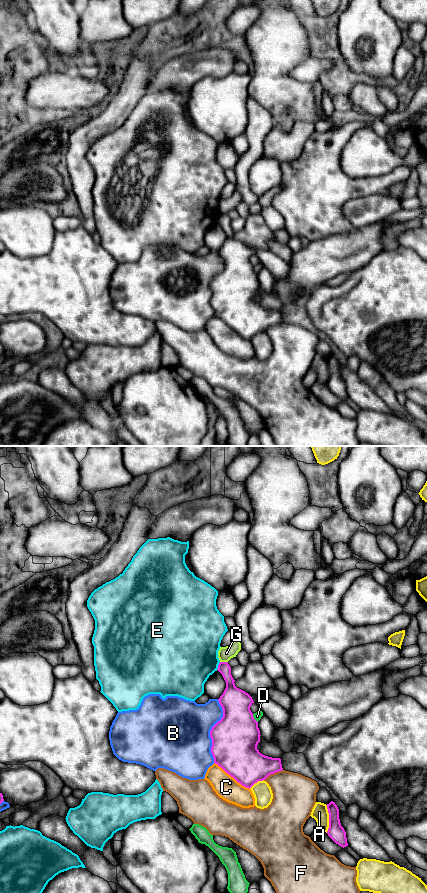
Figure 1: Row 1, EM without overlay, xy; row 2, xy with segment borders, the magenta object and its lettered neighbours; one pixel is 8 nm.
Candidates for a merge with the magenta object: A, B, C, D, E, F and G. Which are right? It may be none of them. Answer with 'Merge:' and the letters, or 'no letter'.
Merge: no letter

